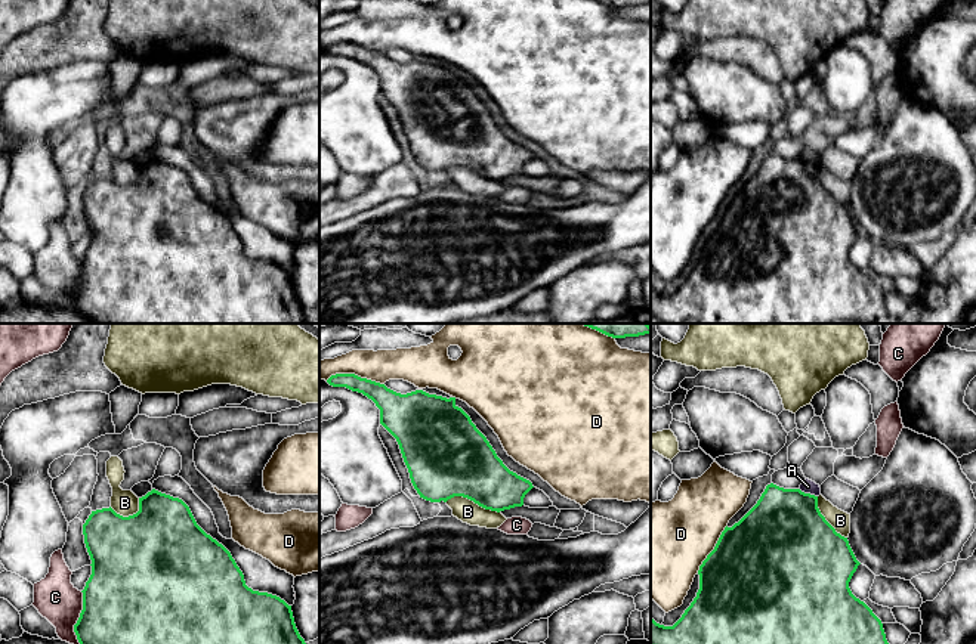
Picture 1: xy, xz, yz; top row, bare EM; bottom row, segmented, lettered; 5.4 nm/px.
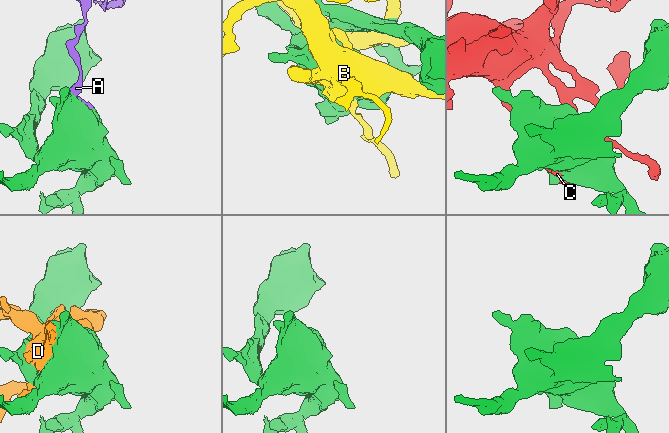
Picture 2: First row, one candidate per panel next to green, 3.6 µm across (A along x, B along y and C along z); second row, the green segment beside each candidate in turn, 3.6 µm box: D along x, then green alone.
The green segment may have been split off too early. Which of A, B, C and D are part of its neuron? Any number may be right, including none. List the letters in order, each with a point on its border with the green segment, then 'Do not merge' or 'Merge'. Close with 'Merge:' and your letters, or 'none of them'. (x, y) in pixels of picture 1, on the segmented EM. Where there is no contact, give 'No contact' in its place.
A: Touches green at yz (808, 494). Do not merge
B: Touches green at xz (472, 499). Merge
C: Touches green at xy (79, 618). Do not merge
D: Touches green at xz (354, 374). Do not merge
Merge: B

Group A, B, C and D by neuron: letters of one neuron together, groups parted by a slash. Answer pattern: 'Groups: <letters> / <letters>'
Groups: A / B / C / D

